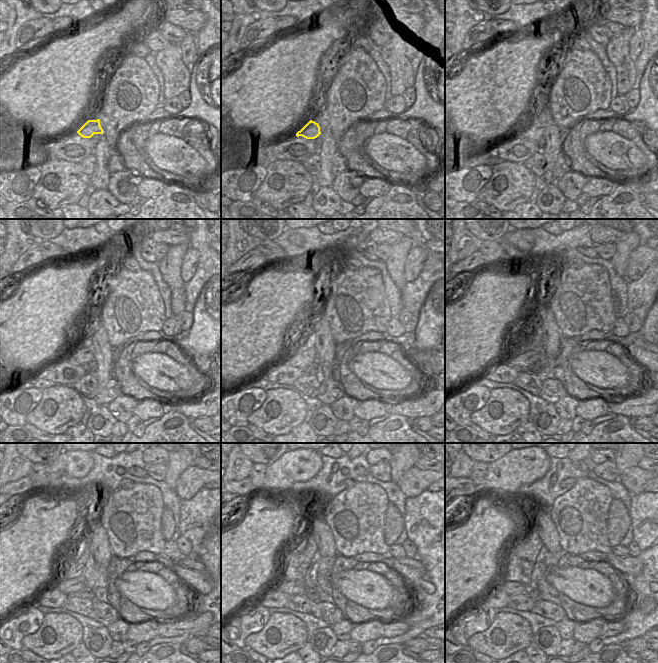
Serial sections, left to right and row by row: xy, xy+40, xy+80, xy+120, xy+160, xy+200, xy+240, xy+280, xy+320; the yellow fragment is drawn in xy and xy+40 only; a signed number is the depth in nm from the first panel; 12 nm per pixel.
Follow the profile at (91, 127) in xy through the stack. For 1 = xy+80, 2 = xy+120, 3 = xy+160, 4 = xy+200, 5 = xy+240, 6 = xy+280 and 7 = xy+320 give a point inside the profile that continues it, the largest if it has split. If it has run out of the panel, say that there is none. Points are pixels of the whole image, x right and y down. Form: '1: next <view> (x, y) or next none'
1: next xy+80 (533, 130)
2: next xy+120 (86, 354)
3: next xy+160 (300, 360)
4: next xy+200 (524, 360)
5: next xy+240 (68, 586)
6: next xy+280 (291, 587)
7: next xy+320 (512, 588)

